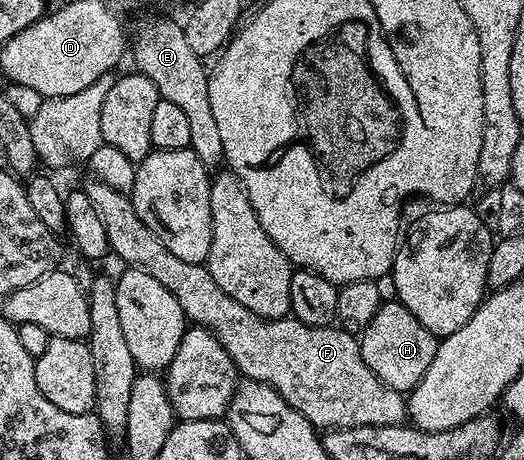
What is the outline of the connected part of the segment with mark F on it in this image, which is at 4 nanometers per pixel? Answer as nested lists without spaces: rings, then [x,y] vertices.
[[[92,178],[86,180],[86,184],[83,184],[83,191],[91,199],[92,205],[95,206],[96,212],[103,220],[110,251],[115,256],[117,254],[124,261],[124,265],[143,270],[143,274],[151,274],[151,278],[157,279],[162,286],[167,286],[167,290],[171,290],[171,294],[175,294],[175,302],[179,302],[179,306],[183,306],[186,321],[198,328],[206,328],[223,346],[223,350],[227,350],[231,362],[244,379],[258,380],[271,386],[318,430],[354,428],[355,426],[391,426],[402,423],[406,419],[406,397],[391,386],[387,386],[387,382],[379,379],[371,370],[371,366],[367,366],[367,362],[363,362],[361,345],[354,333],[346,332],[340,326],[316,328],[292,318],[264,320],[262,316],[251,314],[251,310],[247,310],[247,306],[243,306],[239,302],[235,302],[235,298],[223,294],[219,282],[215,282],[215,278],[211,278],[205,264],[183,262],[183,258],[171,254],[171,250],[167,250],[167,246],[163,246],[163,242],[159,242],[159,234],[155,234],[145,225],[143,218],[139,218],[132,199],[126,193],[112,190],[111,186]]]

